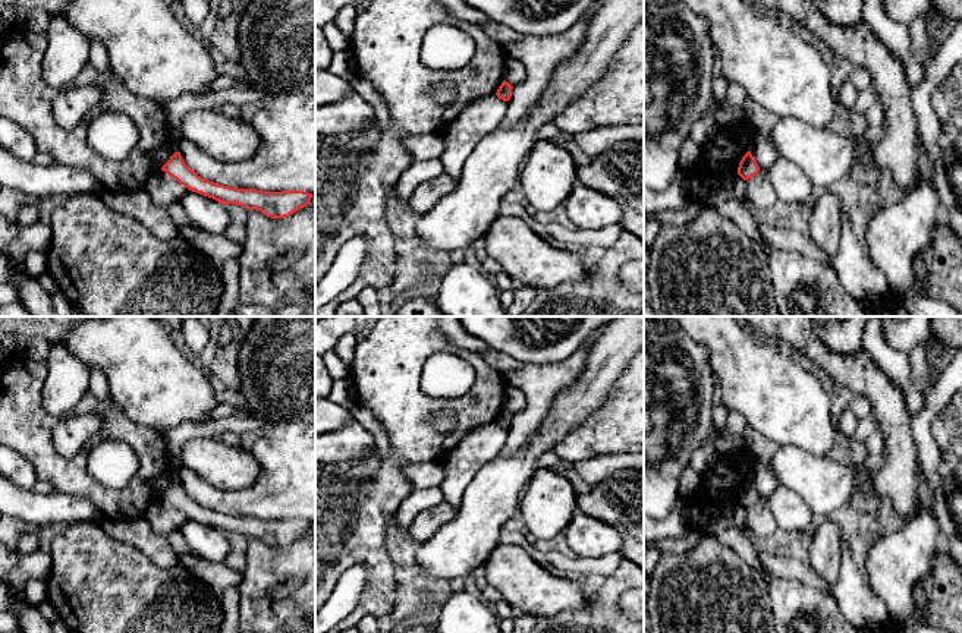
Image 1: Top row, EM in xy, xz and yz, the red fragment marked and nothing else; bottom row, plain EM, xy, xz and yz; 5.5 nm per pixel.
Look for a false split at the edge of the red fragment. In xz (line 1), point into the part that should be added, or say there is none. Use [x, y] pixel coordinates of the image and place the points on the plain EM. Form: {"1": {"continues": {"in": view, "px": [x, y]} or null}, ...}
{"1": {"continues": null}}

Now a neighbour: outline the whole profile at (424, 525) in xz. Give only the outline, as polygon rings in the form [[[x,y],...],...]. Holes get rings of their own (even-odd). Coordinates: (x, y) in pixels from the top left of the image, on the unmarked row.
[[[441,501],[440,504],[416,514],[408,528],[408,535],[412,541],[422,544],[430,539],[444,523],[453,520],[458,510],[458,506]]]

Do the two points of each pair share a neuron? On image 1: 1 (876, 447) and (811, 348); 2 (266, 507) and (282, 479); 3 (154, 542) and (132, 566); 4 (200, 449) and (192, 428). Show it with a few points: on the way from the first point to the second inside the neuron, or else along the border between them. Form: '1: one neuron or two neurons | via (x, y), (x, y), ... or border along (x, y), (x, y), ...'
1: two neurons | border along (879, 430), (883, 438), (883, 453)
2: one neuron | via (273, 500), (282, 487)
3: two neurons | border along (113, 538), (138, 548), (160, 567), (178, 563)
4: two neurons | border along (213, 437), (192, 437), (182, 447), (178, 460)

